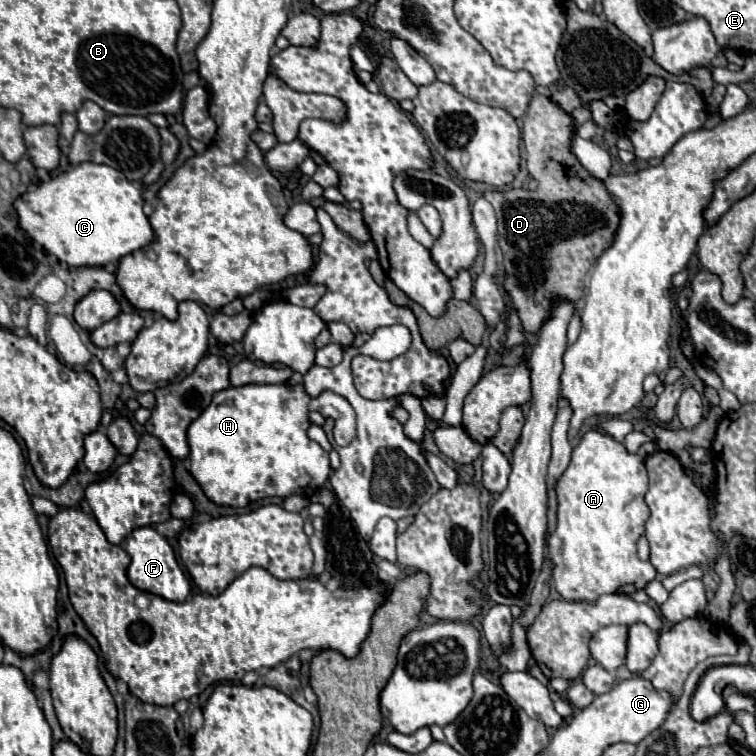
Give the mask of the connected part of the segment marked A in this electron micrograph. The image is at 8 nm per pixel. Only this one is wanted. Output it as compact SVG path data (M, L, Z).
M587 431L581 443L573 449L571 463L555 485L557 491L557 529L549 537L547 557L553 561L555 589L567 601L595 601L603 593L635 593L645 589L657 575L649 561L641 561L637 555L637 539L645 533L645 521L649 519L649 507L645 503L647 471L643 457L629 455L621 443L599 431Z

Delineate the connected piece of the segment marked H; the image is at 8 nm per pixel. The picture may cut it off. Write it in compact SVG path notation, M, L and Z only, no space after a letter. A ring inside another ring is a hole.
M301 383L297 385L245 385L245 387L229 387L225 391L217 391L213 395L209 407L189 425L187 439L191 447L189 463L191 475L197 479L205 495L217 505L229 507L247 507L265 497L311 497L323 483L327 481L331 467L329 467L329 453L319 447L319 443L307 437L309 429L309 411L319 411L323 417L335 419L335 435L337 443L347 445L351 443L356 433L356 416L353 407L349 407L347 399L333 391L323 391L317 397L309 397Z

